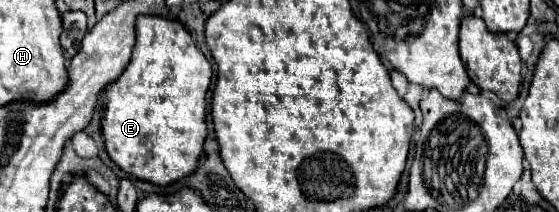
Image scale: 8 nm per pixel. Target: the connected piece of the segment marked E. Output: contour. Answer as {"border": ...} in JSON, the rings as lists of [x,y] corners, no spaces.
{"border":[[[140,16],[136,20],[136,46],[130,64],[120,78],[106,88],[106,108],[102,118],[102,132],[106,138],[106,152],[114,164],[136,180],[156,186],[168,186],[196,170],[196,162],[204,150],[208,136],[206,122],[206,94],[212,82],[212,68],[206,56],[196,48],[192,36],[174,18]]]}

